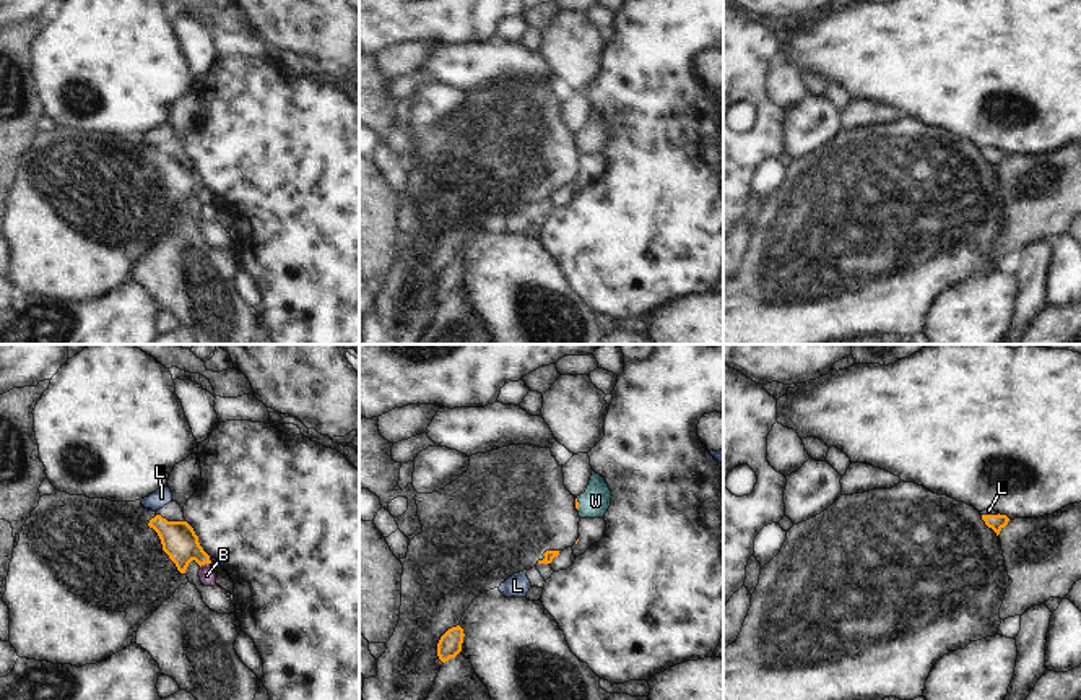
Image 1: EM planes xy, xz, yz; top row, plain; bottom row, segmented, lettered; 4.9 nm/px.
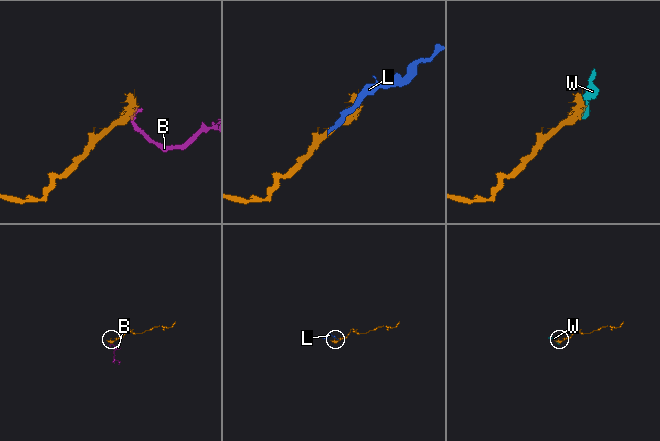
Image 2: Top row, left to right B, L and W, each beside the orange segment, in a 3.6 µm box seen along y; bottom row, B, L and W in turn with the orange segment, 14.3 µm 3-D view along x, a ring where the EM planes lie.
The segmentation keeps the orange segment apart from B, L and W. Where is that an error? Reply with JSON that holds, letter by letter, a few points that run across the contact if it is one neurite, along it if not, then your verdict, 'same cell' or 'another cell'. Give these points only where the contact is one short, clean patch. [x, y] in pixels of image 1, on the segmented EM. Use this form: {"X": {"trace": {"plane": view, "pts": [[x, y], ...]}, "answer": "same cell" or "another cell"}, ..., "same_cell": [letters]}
{"B": {"trace": {"plane": "xy", "pts": [[210, 562], [200, 567]]}, "answer": "another cell"}, "L": {"trace": {"plane": "yz", "pts": [[995, 522], [990, 515], [989, 510]]}, "answer": "same cell"}, "W": {"answer": "another cell"}, "same_cell": ["L"]}

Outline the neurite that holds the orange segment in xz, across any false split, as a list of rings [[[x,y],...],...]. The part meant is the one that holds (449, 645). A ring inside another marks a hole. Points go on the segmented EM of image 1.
[[[460,625],[449,629],[437,643],[437,656],[442,663],[455,658],[462,651],[463,629]]]

